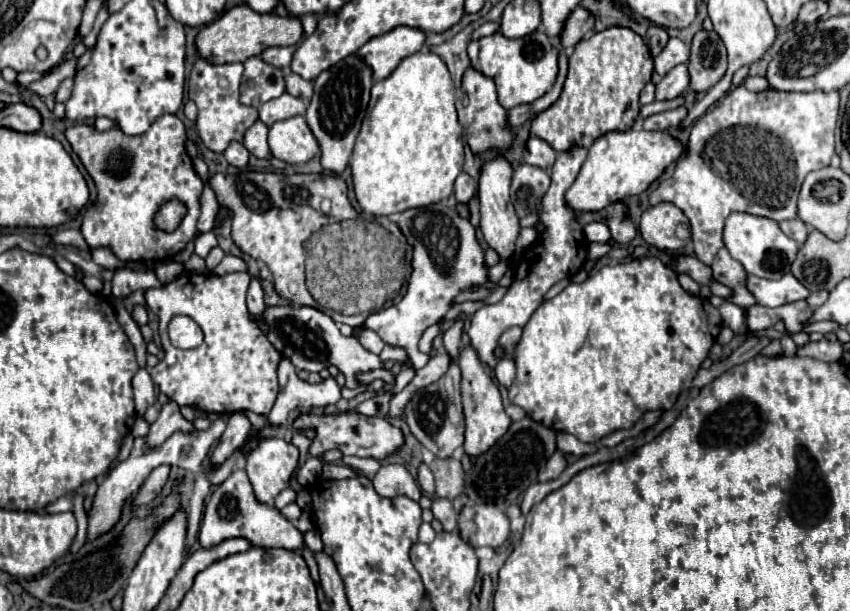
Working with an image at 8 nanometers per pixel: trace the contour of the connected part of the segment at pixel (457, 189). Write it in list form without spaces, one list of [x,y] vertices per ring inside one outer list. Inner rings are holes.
[[[460,173],[454,185],[454,195],[458,203],[468,203],[476,195],[476,185],[468,173]]]

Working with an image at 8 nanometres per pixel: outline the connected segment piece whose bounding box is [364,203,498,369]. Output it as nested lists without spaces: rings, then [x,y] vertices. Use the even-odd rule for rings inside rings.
[[[436,203],[420,209],[408,209],[400,215],[398,225],[414,249],[414,271],[408,281],[408,293],[396,305],[372,313],[364,325],[376,331],[384,343],[396,347],[400,345],[402,349],[406,349],[412,367],[422,369],[430,359],[428,353],[422,353],[418,349],[418,341],[424,329],[438,323],[462,291],[470,287],[496,289],[498,285],[490,281],[488,265],[484,261],[484,249],[476,239],[476,229],[454,207]]]

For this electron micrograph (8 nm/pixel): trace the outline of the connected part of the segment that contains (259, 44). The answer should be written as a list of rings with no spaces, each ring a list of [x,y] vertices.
[[[236,5],[230,11],[226,11],[222,17],[218,17],[212,25],[206,25],[198,37],[196,47],[200,57],[208,59],[210,63],[222,65],[222,63],[236,63],[246,61],[248,57],[260,55],[268,47],[290,47],[300,43],[304,37],[302,23],[298,17],[278,17],[272,13],[256,13],[248,5]]]

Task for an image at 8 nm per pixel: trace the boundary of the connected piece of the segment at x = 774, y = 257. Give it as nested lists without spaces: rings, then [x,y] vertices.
[[[732,213],[724,223],[724,245],[730,255],[742,263],[748,275],[764,277],[764,279],[780,279],[790,273],[790,265],[796,259],[798,243],[786,237],[778,223],[766,217],[756,217],[748,213]]]

